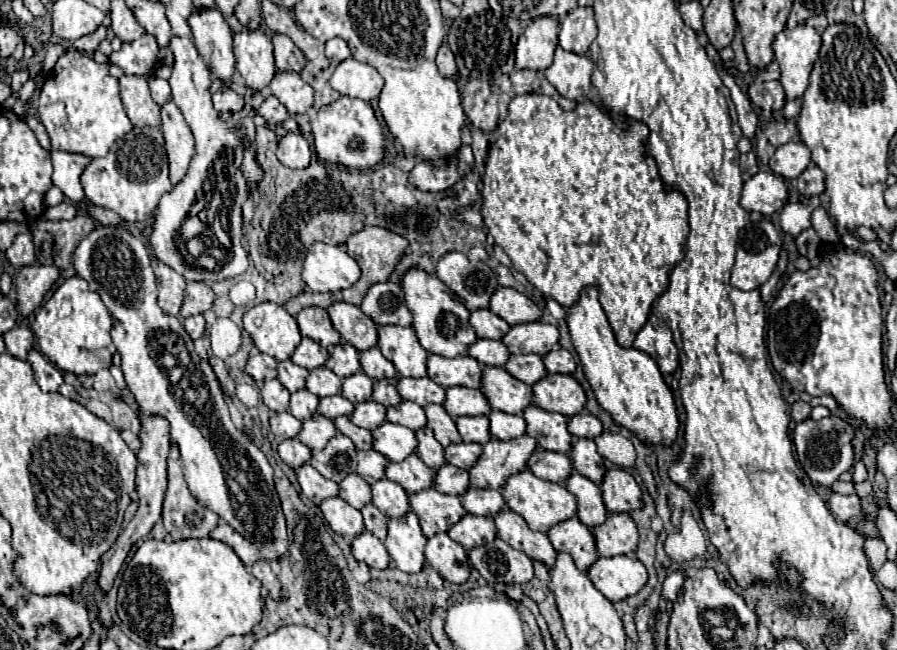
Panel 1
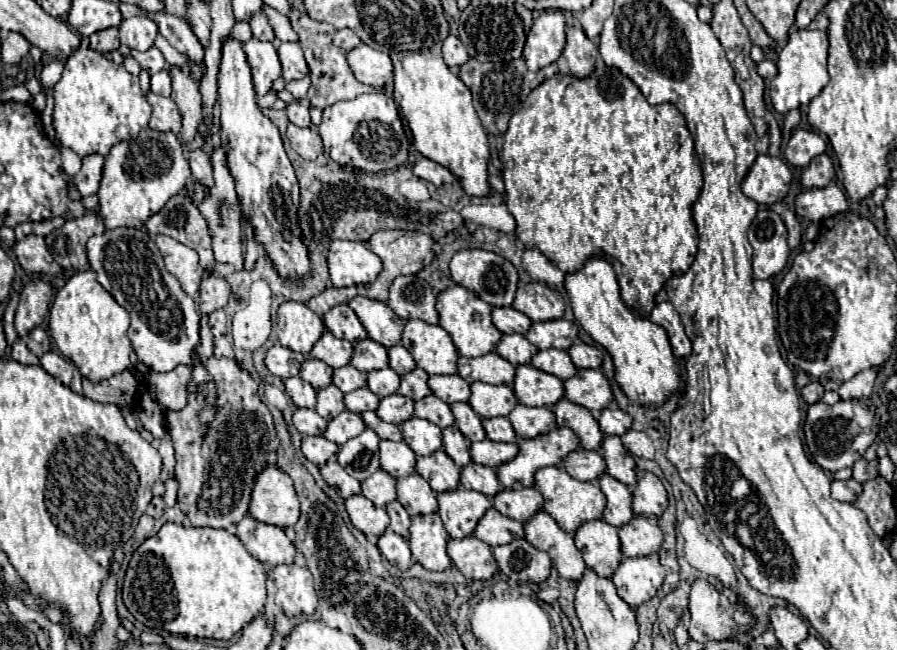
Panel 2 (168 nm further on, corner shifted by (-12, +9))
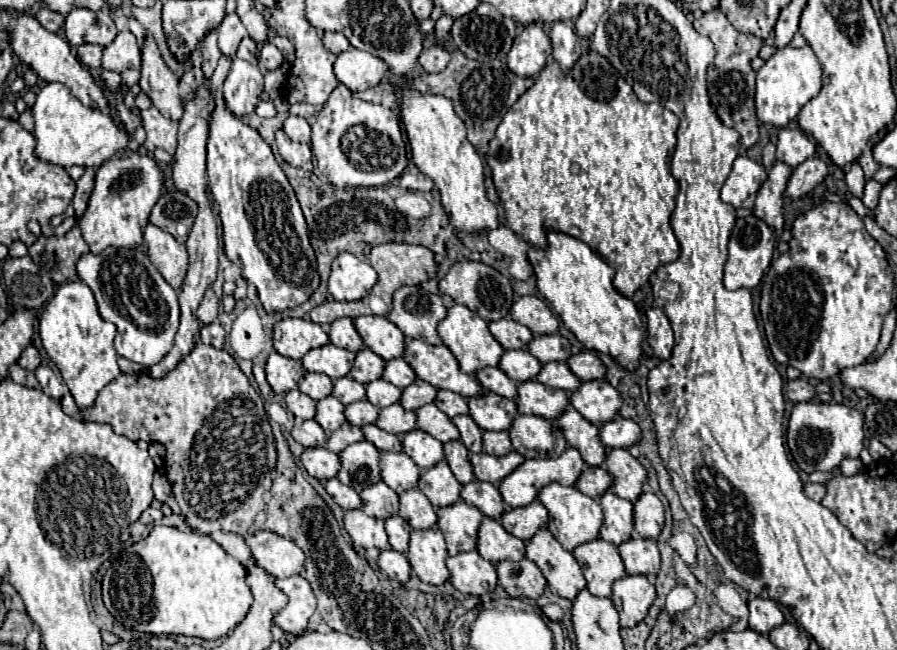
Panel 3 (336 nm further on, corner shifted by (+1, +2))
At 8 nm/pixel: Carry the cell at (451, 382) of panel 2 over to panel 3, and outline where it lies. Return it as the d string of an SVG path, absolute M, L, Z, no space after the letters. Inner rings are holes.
M440 390L434 404L442 412L446 412L450 418L460 416L460 414L468 414L468 400L456 392L450 392L450 390Z

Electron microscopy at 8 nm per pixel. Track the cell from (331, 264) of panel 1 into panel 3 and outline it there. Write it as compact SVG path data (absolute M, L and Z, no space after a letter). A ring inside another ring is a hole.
M344 252L332 262L328 290L338 302L356 302L368 296L376 282L378 274L366 260Z

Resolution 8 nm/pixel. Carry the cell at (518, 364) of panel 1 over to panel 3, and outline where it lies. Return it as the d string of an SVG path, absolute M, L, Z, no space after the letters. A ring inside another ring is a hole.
M554 362L554 364L544 364L540 374L536 376L538 382L550 386L550 388L560 388L560 390L568 390L568 392L574 392L578 390L578 386L582 384L574 374L572 370L568 368L566 362Z

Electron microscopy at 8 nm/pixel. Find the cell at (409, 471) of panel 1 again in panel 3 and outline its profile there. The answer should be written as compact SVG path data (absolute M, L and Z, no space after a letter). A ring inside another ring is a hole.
M442 460L442 464L436 464L430 470L422 470L418 488L428 496L430 504L438 510L444 506L452 506L460 500L462 484L458 486L458 480L454 478L450 466Z

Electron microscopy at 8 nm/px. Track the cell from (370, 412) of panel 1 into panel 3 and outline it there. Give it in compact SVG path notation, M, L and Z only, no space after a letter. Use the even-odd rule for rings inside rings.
M392 404L380 410L376 426L390 434L406 434L416 428L416 414L406 412L400 404Z

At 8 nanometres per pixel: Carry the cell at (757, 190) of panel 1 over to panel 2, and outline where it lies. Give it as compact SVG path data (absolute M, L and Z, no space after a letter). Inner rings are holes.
M759 155L749 169L747 177L743 179L743 193L757 203L777 203L787 197L789 185L791 185L791 171L787 163L779 157L771 155Z

